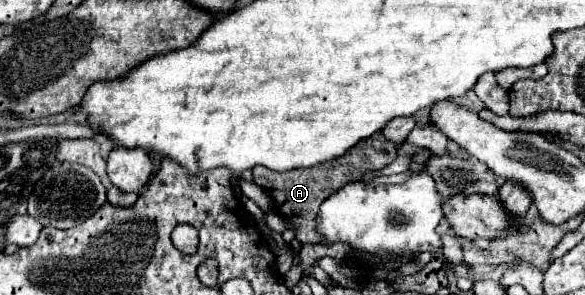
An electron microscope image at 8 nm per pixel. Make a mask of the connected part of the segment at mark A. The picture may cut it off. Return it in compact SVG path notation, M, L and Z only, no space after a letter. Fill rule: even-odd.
M376 132L372 138L364 138L364 142L358 142L352 150L348 150L348 154L344 154L344 158L336 158L332 162L312 166L312 170L290 170L288 174L280 174L280 172L272 172L264 166L256 166L252 172L254 172L254 182L258 186L266 188L266 192L272 196L274 212L280 212L290 222L290 226L298 230L296 232L298 242L316 244L322 238L314 230L314 218L318 214L322 200L328 198L330 194L334 194L344 184L360 180L360 176L364 172L380 170L380 168L388 166L390 162L396 160L396 156L398 156L396 144L388 142L380 132Z

